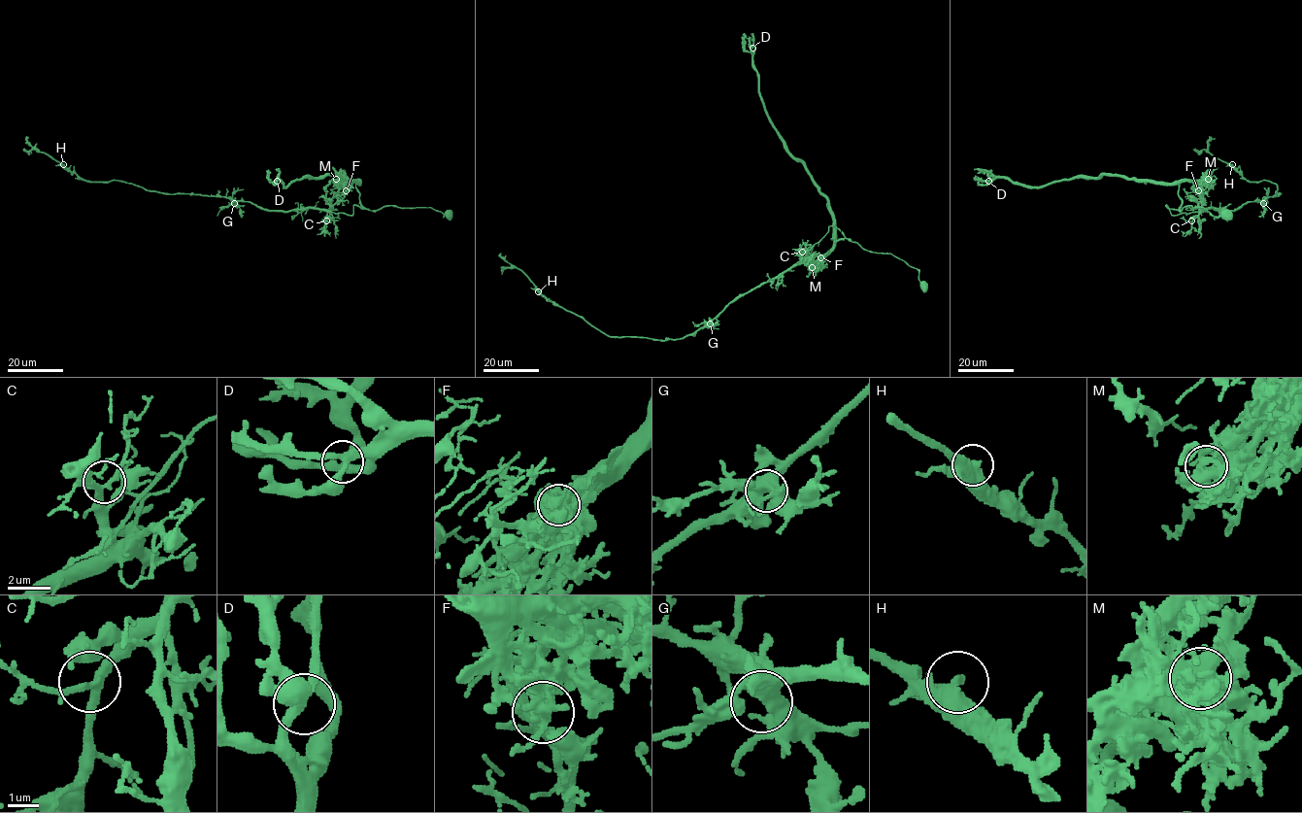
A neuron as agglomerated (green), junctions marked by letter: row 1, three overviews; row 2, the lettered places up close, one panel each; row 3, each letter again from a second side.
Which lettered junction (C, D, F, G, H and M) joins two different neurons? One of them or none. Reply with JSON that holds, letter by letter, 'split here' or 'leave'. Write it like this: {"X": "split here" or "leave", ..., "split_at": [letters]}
{"C": "leave", "D": "leave", "F": "split here", "G": "leave", "H": "leave", "M": "leave", "split_at": ["F"]}

